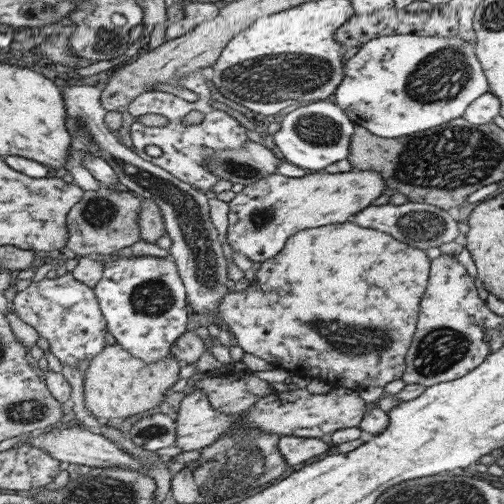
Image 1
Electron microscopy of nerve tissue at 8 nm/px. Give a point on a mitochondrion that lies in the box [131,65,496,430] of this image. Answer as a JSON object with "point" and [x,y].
{"point":[352,339]}

